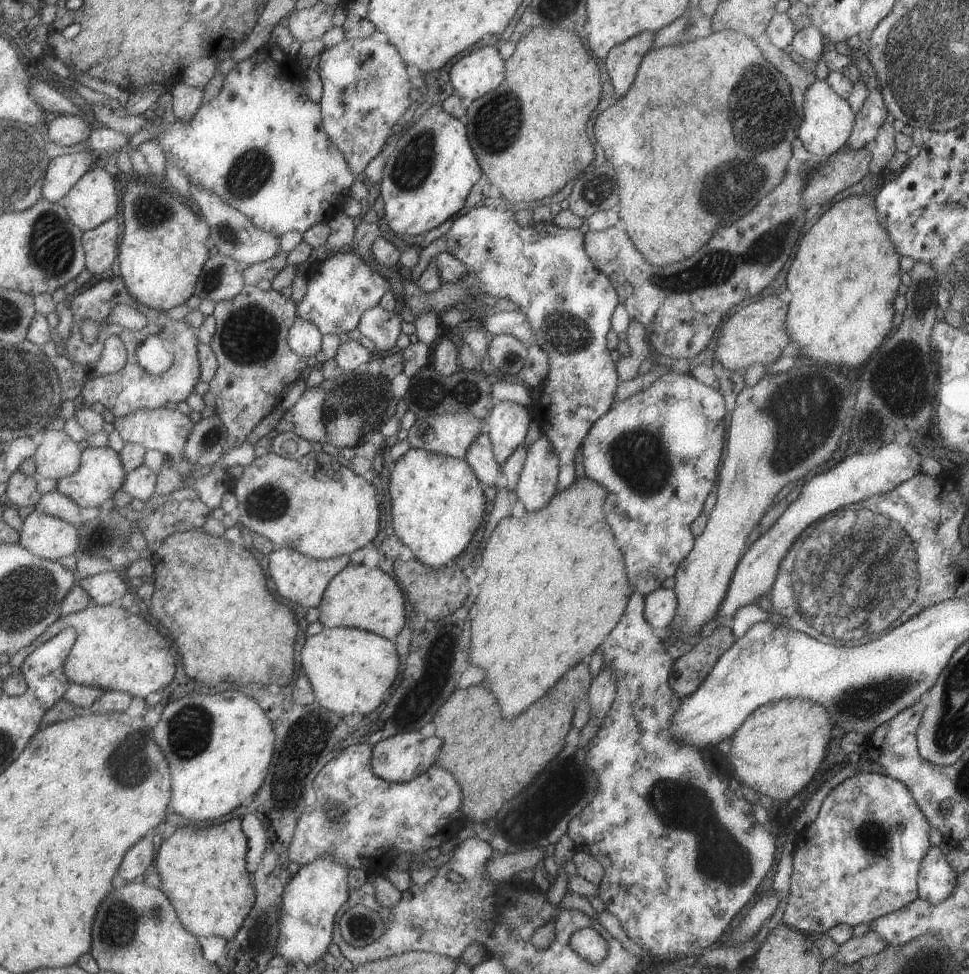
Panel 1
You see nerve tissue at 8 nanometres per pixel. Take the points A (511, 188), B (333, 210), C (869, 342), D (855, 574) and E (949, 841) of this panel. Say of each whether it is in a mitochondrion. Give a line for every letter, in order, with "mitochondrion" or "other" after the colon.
A: other
B: other
C: other
D: mitochondrion
E: other

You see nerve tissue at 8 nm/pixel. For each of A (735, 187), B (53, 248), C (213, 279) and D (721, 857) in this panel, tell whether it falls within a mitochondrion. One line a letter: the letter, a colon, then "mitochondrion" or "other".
A: mitochondrion
B: mitochondrion
C: mitochondrion
D: mitochondrion

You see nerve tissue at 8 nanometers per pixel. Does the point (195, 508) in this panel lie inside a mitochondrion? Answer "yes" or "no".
no

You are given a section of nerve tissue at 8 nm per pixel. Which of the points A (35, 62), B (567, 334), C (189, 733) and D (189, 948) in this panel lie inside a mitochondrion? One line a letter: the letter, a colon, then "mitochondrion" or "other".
A: other
B: mitochondrion
C: mitochondrion
D: other

